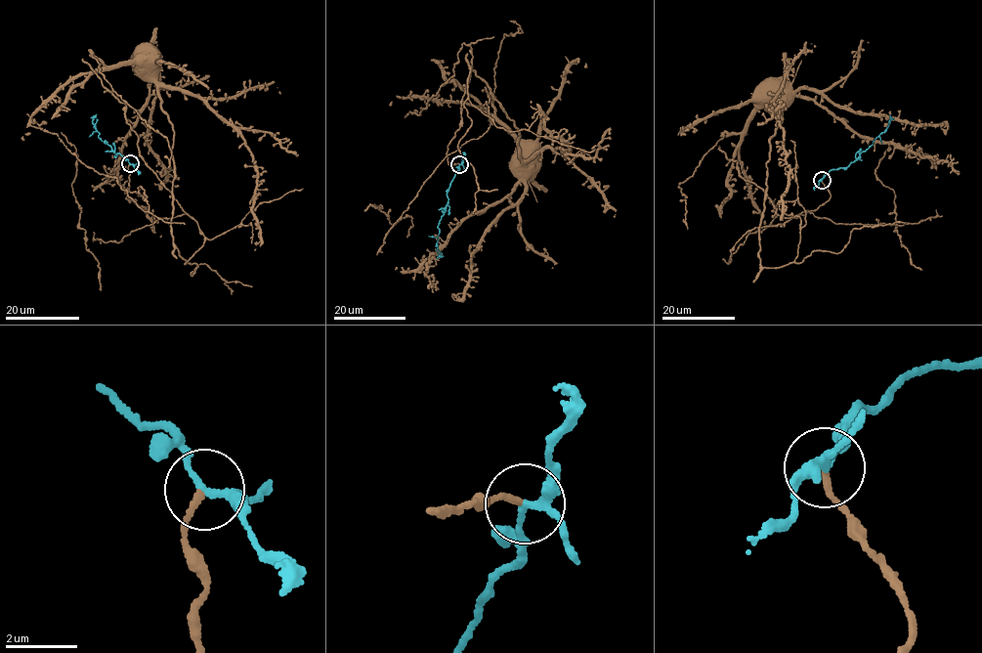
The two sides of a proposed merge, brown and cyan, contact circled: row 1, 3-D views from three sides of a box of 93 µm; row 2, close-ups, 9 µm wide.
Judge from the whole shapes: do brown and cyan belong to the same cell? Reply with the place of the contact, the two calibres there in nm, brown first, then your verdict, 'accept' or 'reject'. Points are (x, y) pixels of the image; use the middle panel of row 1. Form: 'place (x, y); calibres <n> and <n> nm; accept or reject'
place (459, 164); calibres 170 and 150 nm; reject

